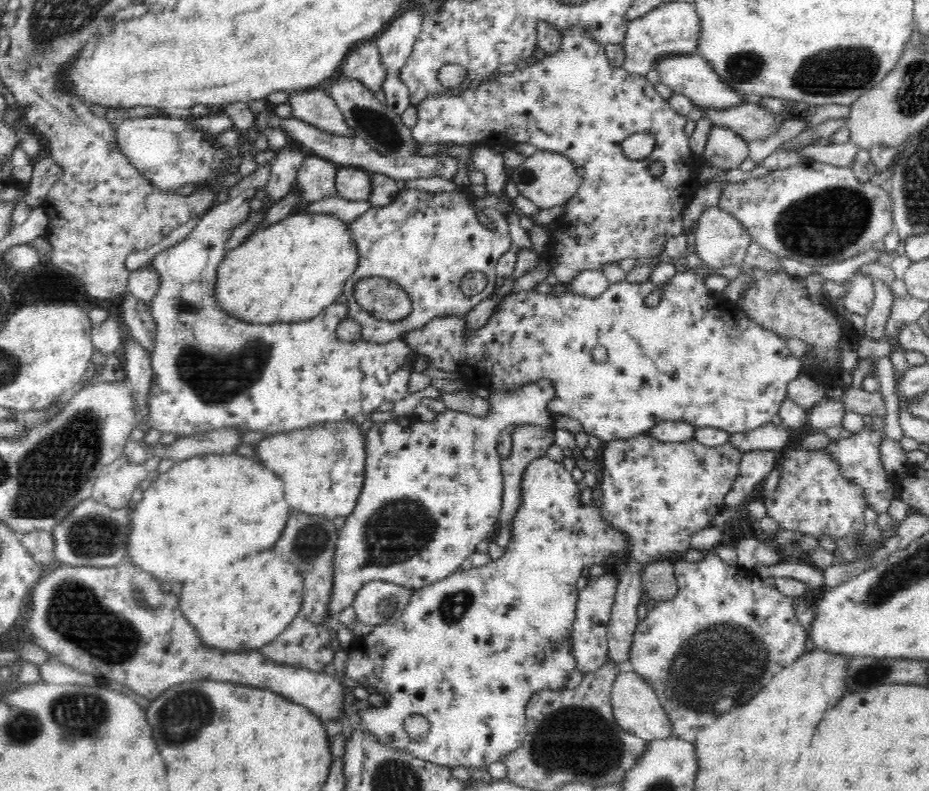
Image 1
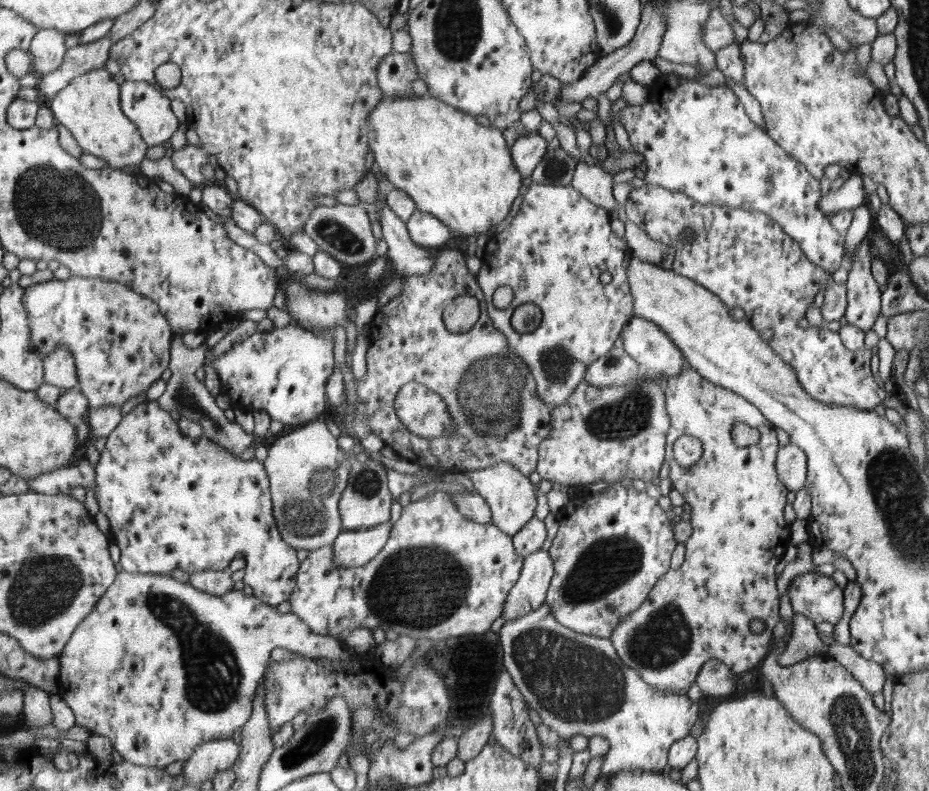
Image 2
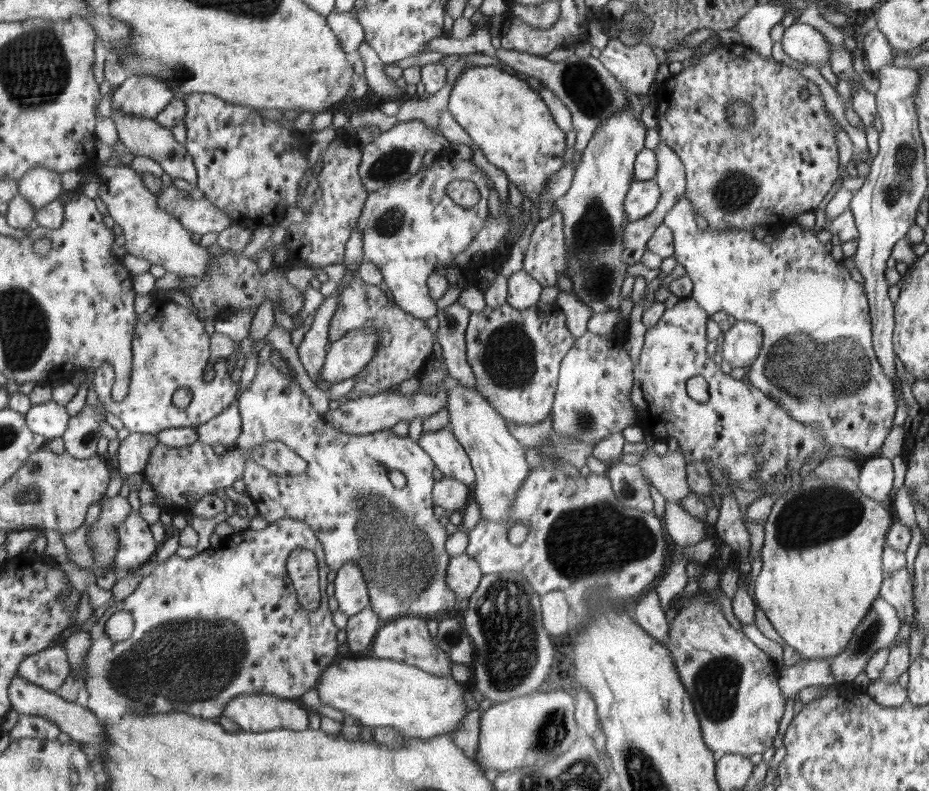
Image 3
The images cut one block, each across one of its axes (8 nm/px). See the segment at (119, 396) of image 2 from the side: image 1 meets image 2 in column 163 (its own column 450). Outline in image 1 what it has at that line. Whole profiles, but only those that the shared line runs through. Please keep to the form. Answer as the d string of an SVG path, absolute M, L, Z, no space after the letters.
M676 272L672 276L672 280L661 286L662 298L660 298L658 306L654 306L654 308L649 308L644 303L644 299L657 290L656 283L652 283L652 281L640 283L620 281L609 284L607 290L598 297L584 297L574 292L566 292L562 296L536 294L536 291L516 292L510 296L506 295L500 308L496 309L480 328L467 328L466 316L436 316L428 320L423 327L408 331L402 341L407 344L408 348L411 348L414 360L423 356L428 358L428 362L430 362L428 366L434 366L434 368L444 370L444 372L460 372L468 380L484 378L482 368L486 368L486 380L480 380L480 386L484 386L486 389L491 388L490 391L512 392L512 390L527 387L528 384L548 380L555 392L552 400L548 401L545 412L552 414L552 416L568 416L568 418L578 420L586 434L598 436L604 443L646 434L648 429L662 421L684 421L698 428L719 428L729 432L730 435L748 432L768 424L776 416L781 402L786 398L788 384L792 380L796 380L798 374L804 370L803 363L802 360L790 353L784 337L755 323L736 305L734 305L734 318L738 316L738 320L732 324L722 324L722 328L720 328L720 322L716 322L716 320L720 318L718 308L722 306L722 303L714 300L714 296L704 280L702 274L696 274L696 272Z

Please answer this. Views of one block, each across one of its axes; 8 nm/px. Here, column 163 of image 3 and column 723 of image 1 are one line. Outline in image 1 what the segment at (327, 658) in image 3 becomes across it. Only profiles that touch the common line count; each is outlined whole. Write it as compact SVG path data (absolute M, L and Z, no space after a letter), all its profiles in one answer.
M707 554L697 562L688 562L684 558L677 559L673 562L674 574L677 582L676 596L672 600L648 600L646 617L638 621L632 640L632 650L630 650L630 662L634 667L634 672L646 679L649 686L653 688L661 706L664 708L668 719L672 723L672 732L675 737L682 738L687 742L694 743L697 740L698 730L702 727L700 719L702 714L723 715L726 710L746 704L768 680L768 674L774 674L772 664L778 664L782 656L796 656L796 652L804 652L808 631L800 626L795 617L795 610L792 607L793 597L786 596L776 590L774 585L764 585L762 579L758 579L751 569L743 568L737 564L728 565L718 557L717 554Z

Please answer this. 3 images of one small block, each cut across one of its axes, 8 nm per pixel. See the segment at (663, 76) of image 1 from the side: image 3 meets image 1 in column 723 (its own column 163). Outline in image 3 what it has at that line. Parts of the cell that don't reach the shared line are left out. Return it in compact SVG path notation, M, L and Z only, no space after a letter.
M133 75L107 96L106 110L155 118L174 99L173 88L156 75Z

